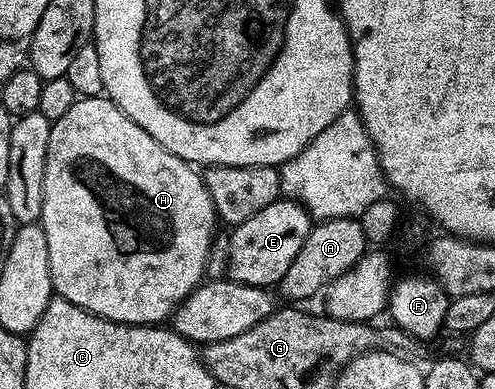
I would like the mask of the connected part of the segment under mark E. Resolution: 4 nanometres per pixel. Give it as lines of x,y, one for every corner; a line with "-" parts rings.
280,200
261,208
257,216
249,216
239,226
230,231
228,248
227,274
230,281
261,286
278,287
279,281
289,272
289,264
301,252
301,244
305,244
305,236
309,236
313,219
300,202

